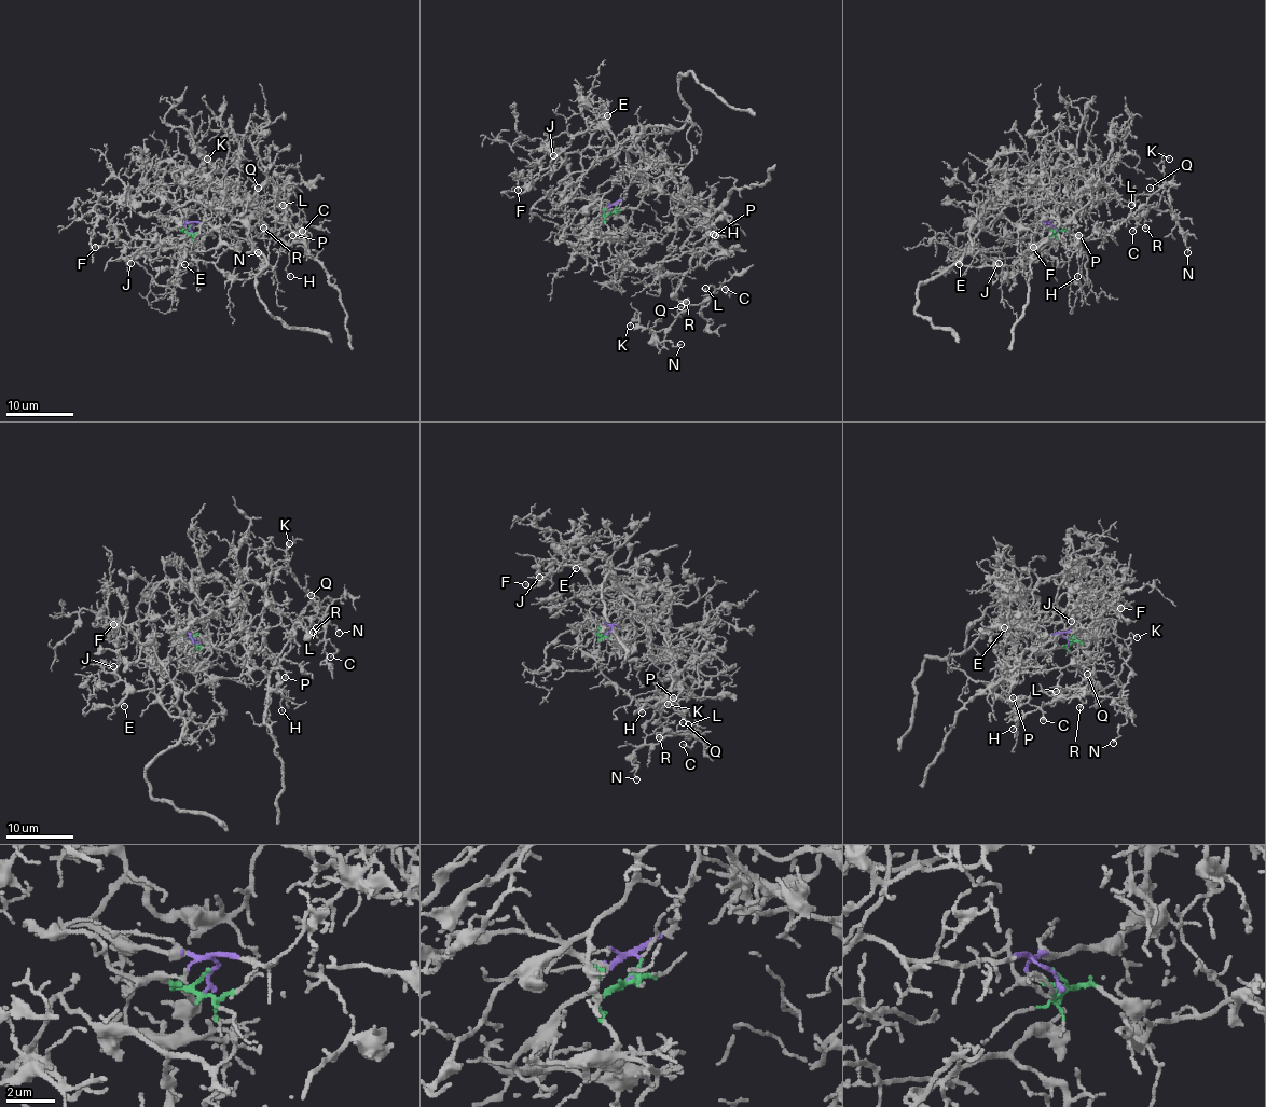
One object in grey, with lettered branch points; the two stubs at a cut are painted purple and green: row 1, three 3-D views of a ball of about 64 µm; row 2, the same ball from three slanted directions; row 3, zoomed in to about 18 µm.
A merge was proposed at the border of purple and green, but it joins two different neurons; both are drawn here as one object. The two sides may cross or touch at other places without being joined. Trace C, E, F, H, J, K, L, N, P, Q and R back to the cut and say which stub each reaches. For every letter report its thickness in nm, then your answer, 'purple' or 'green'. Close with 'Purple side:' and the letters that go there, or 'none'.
C: 110 nm thick; green
E: 120 nm thick; purple
F: 150 nm thick; purple
H: 110 nm thick; green
J: 400 nm thick; purple
K: 110 nm thick; green
L: 120 nm thick; green
N: 130 nm thick; green
P: 80 nm thick; green
Q: 90 nm thick; green
R: 130 nm thick; green
Purple side: E, F, J

